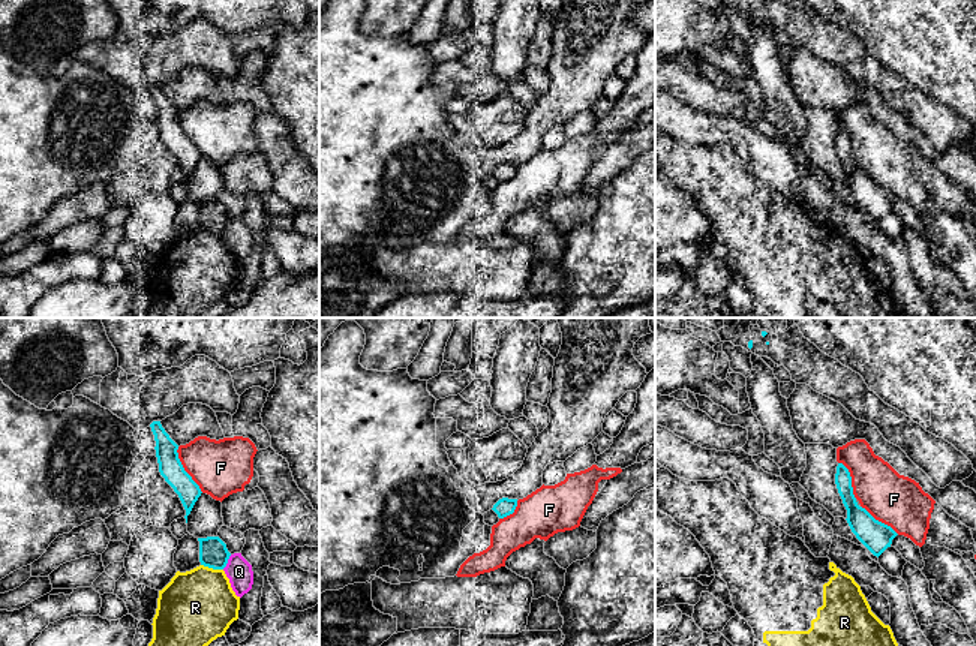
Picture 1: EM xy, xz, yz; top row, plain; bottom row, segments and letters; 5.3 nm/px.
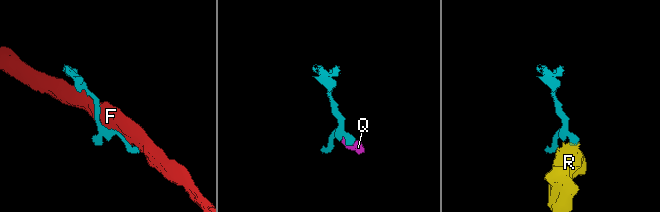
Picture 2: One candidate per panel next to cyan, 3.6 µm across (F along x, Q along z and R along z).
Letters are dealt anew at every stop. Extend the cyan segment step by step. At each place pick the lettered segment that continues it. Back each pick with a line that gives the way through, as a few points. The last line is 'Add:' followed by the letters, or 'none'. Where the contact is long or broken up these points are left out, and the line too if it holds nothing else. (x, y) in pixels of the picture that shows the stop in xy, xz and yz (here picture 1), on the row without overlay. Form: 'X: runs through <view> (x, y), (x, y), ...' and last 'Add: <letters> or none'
Add: none

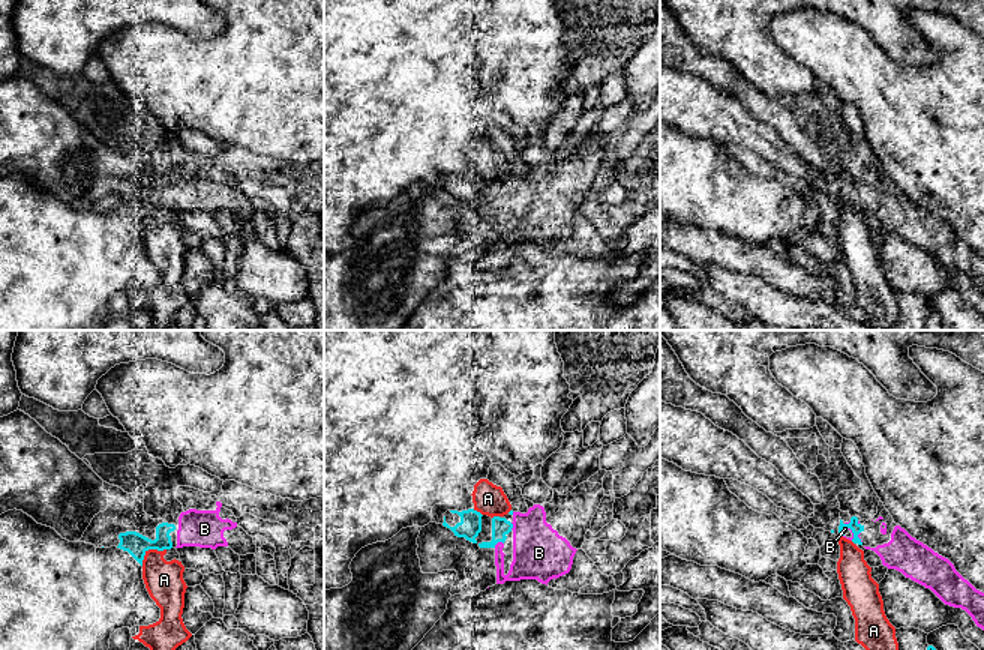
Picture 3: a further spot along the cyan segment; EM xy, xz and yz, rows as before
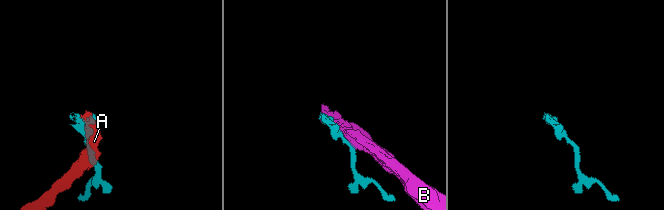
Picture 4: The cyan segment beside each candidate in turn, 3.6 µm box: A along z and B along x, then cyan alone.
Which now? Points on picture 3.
Add: none

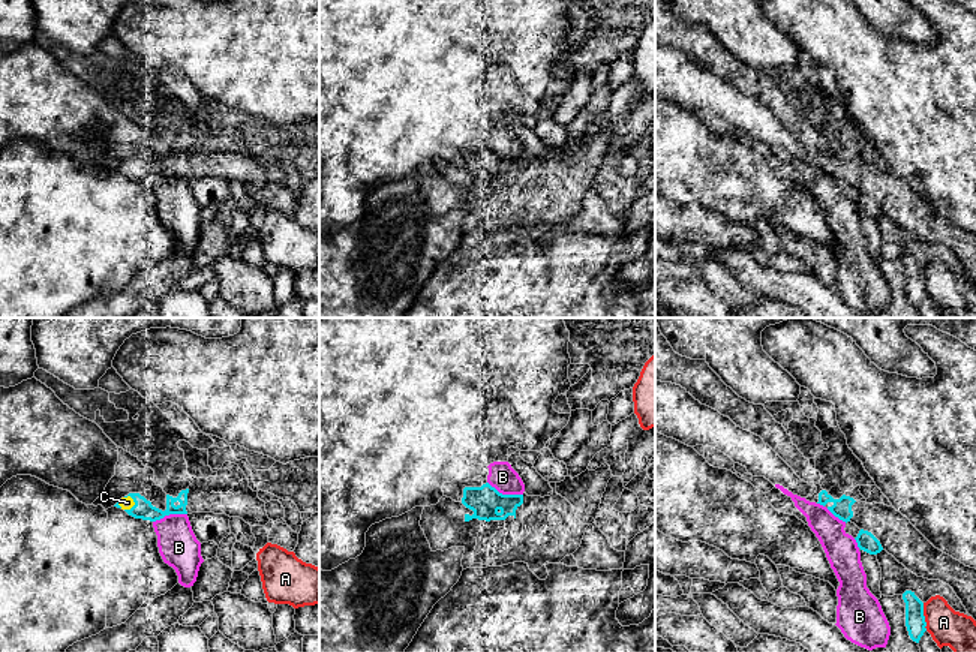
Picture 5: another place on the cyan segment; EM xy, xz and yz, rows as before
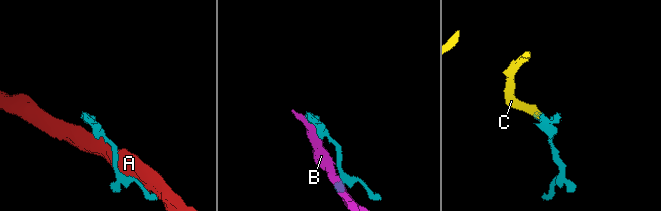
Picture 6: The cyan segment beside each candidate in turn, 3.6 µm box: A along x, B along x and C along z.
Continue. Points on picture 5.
Add: C

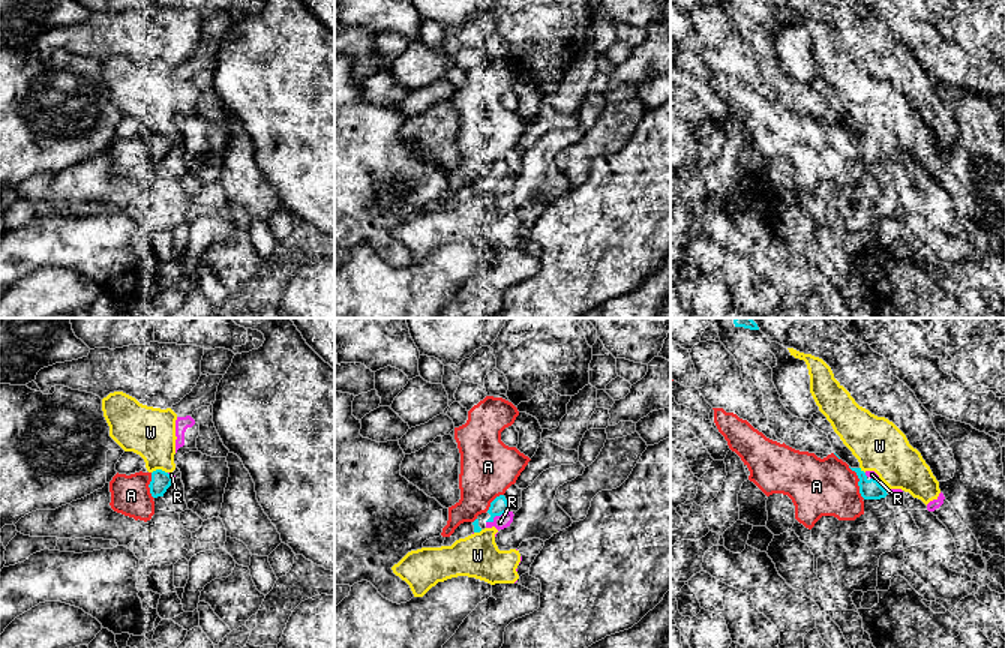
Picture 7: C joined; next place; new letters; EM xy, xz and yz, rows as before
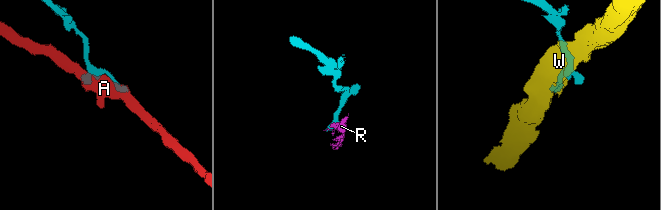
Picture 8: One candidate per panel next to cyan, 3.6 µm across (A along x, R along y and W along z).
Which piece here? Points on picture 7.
Add: none

